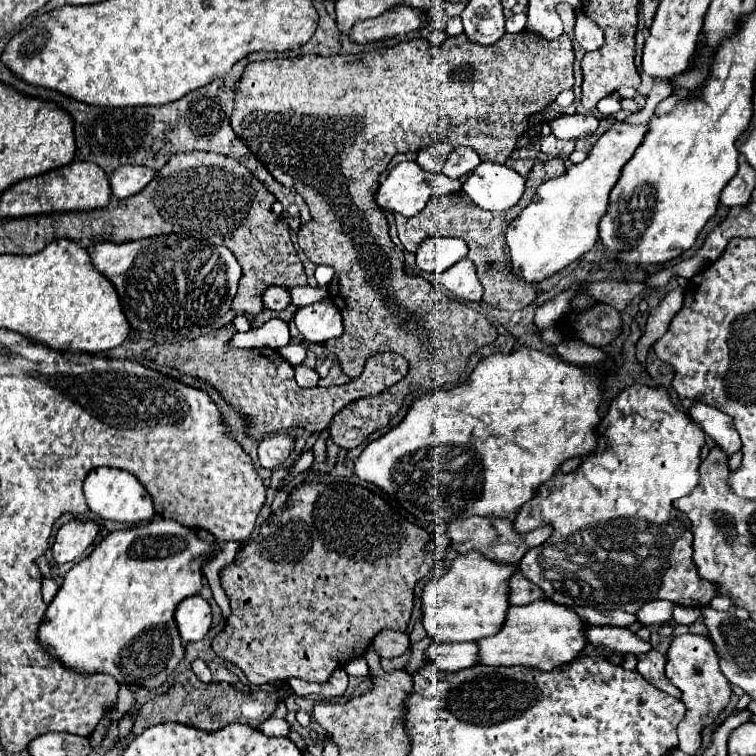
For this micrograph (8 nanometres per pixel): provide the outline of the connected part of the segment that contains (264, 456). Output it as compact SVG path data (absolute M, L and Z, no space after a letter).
M275 435L263 439L259 443L259 463L270 470L281 467L289 459L291 451L295 449L295 441L297 439L291 435Z

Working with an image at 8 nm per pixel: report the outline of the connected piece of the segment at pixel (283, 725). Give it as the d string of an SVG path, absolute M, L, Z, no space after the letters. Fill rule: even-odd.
M269 717L267 721L263 721L259 725L259 731L263 731L265 735L271 735L271 737L287 737L291 727L285 719L277 719L277 717Z

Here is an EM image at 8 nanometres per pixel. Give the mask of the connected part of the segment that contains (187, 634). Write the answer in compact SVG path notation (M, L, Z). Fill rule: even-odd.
M201 595L187 597L177 605L175 621L183 641L201 641L211 627L211 607Z

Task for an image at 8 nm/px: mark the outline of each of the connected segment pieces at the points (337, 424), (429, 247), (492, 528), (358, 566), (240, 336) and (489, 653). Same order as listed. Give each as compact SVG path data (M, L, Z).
M521 31L521 33L515 33L515 35L509 35L505 33L495 45L489 45L489 47L483 47L483 45L477 45L473 41L467 39L465 33L461 35L455 35L455 37L447 37L443 47L435 47L431 45L427 39L411 39L411 41L403 41L395 47L387 47L387 49L381 49L381 51L369 51L369 53L357 53L357 55L333 55L333 57L321 57L321 55L303 55L303 57L289 57L289 59L265 59L265 61L255 61L255 63L249 63L245 67L245 73L239 81L239 87L237 87L237 93L235 93L235 111L231 115L231 127L233 131L237 133L237 137L253 151L253 155L269 169L269 173L283 185L295 189L301 193L301 197L305 199L305 203L309 205L309 211L311 211L311 221L307 223L307 227L301 227L299 231L299 245L301 249L305 251L305 255L315 263L315 265L331 265L335 269L335 279L331 279L327 291L329 291L329 299L331 303L341 311L343 315L343 335L337 337L337 339L329 339L325 343L325 347L335 353L335 357L339 359L339 365L341 365L341 371L347 375L347 377L355 377L355 375L361 375L363 371L363 365L365 361L371 357L371 355L377 355L377 353L385 353L385 351L393 351L393 353L399 353L403 355L407 361L409 361L409 373L405 379L401 379L397 385L385 389L385 392L379 396L373 396L371 399L357 399L349 405L345 405L331 421L329 429L331 429L331 439L339 445L339 447L345 447L345 449L355 449L357 445L361 445L371 433L375 433L377 429L383 429L389 425L389 421L393 419L393 415L401 409L401 403L405 399L405 395L417 391L417 389L427 389L427 391L437 391L437 389L443 389L443 387L449 387L449 385L455 385L459 375L465 371L467 367L467 361L469 361L469 355L479 351L481 347L493 343L497 339L497 329L489 323L489 319L485 319L479 311L471 309L467 303L461 303L459 301L459 313L455 313L455 301L451 301L449 297L445 297L431 281L423 281L423 277L411 277L403 271L403 251L395 247L395 243L391 241L389 237L389 225L387 225L387 219L383 215L383 211L375 205L375 189L379 187L379 175L387 169L387 163L393 159L393 155L397 153L409 153L409 151L419 151L423 147L429 147L431 143L437 143L437 141L449 141L451 147L473 147L481 161L493 161L493 163L505 163L511 155L511 151L515 149L517 145L517 139L509 139L509 137L519 137L523 133L523 129L527 127L527 117L533 115L533 113L539 113L543 111L545 107L549 107L557 95L565 89L571 89L573 87L573 61L575 61L575 51L573 51L573 45L571 45L571 39L567 35L561 35L559 39L555 41L547 41L543 37L539 37L537 41L537 33L531 33L531 31Z
M427 237L417 249L417 267L427 273L445 273L467 255L467 243L455 237Z
M469 517L469 519L453 521L447 529L447 535L457 553L467 553L469 549L479 549L483 555L487 555L493 561L513 563L513 565L517 565L529 549L547 541L551 537L551 533L553 533L553 529L549 525L529 531L529 533L517 533L513 527L513 519L509 519L509 517Z
M299 483L291 491L287 505L281 511L271 513L271 517L261 525L257 541L253 539L247 545L243 545L241 551L237 553L235 561L221 571L221 587L225 589L225 595L229 597L231 615L227 617L223 631L215 635L215 639L211 643L213 651L219 657L223 657L225 661L231 661L237 667L241 667L253 685L265 685L271 681L287 683L293 677L303 679L303 681L311 681L311 683L325 683L335 669L341 669L347 661L361 657L365 653L365 649L371 645L373 637L381 629L393 629L393 631L405 631L407 629L407 623L409 623L409 617L413 611L413 601L415 601L413 589L415 589L417 581L423 579L433 569L435 563L445 561L447 547L449 547L447 537L435 537L427 529L407 521L381 495L369 491L361 485L353 485L353 483Z
M269 319L259 329L251 329L249 333L237 333L235 339L231 339L231 345L235 347L269 347L269 349L281 349L289 343L289 327L283 319Z
M533 601L529 605L517 607L511 605L507 621L501 631L493 637L477 641L479 653L477 663L495 665L495 667L533 667L541 671L551 671L559 665L571 663L585 647L587 639L583 635L585 621L573 613L569 607L551 603L551 601Z

